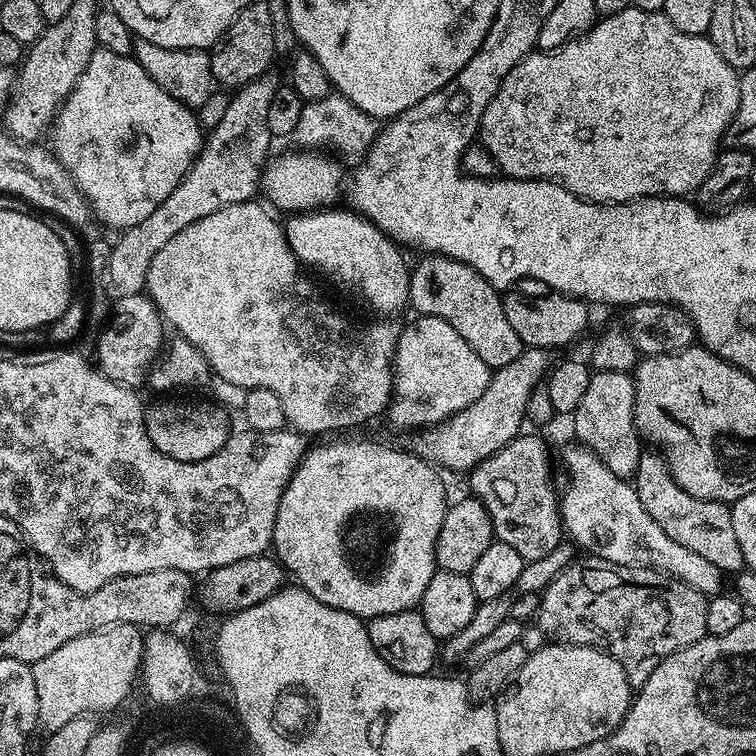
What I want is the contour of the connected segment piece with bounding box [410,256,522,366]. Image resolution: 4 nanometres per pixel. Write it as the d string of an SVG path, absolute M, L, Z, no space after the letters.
M430 256L417 264L420 265L414 268L410 276L410 296L416 299L417 309L450 318L450 322L458 326L462 338L474 346L474 354L478 354L489 366L518 354L522 341L502 316L497 285L478 274L478 270L466 266L466 262L454 258Z

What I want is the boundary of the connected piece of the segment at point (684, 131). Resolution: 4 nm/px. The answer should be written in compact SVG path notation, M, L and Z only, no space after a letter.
M626 2L620 8L608 8L604 13L604 17L600 19L600 25L598 25L593 35L575 44L567 44L561 48L546 48L543 46L535 48L530 50L530 54L526 54L526 58L522 58L522 62L514 62L510 74L506 74L506 78L502 78L502 86L498 86L494 98L488 104L486 136L488 132L488 140L492 143L492 148L496 151L497 158L500 159L497 161L503 167L509 168L511 172L537 172L543 176L553 176L561 184L565 184L571 192L581 196L627 198L637 196L640 192L692 192L699 189L700 183L706 178L706 174L710 174L710 169L714 166L714 162L718 162L718 154L724 149L725 143L729 139L732 124L736 121L736 115L740 109L740 98L737 89L734 87L734 78L732 82L732 72L734 73L734 66L730 62L730 58L726 58L726 54L722 54L722 50L718 50L718 46L712 41L712 37L707 31L691 32L690 30L682 30L678 26L678 22L674 22L674 18L670 18L670 14L664 8L647 8L646 6L638 6L634 2Z

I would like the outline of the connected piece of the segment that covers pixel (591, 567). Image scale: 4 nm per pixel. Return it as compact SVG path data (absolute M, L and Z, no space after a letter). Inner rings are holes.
M588 554L562 570L562 574L558 574L558 578L554 578L554 582L550 582L550 586L546 586L540 593L538 627L545 641L585 644L598 649L599 652L605 652L616 663L623 679L627 683L629 680L632 686L639 686L663 656L684 644L700 639L705 631L705 605L703 595L671 576L661 575L651 568L626 566Z

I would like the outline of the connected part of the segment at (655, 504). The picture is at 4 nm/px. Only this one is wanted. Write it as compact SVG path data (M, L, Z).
M644 462L637 468L634 487L639 503L654 518L655 524L663 531L665 537L706 558L707 561L714 562L723 574L745 571L742 546L738 546L738 537L734 535L731 503L722 498L691 496L678 490L664 468L659 463L653 463Z

